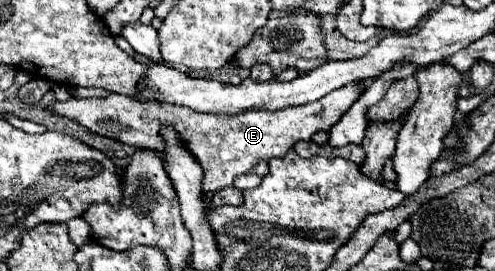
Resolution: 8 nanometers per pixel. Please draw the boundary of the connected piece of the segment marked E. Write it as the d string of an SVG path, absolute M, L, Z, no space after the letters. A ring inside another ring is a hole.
M350 83L340 87L338 91L328 93L320 101L306 103L302 107L284 107L282 111L250 109L238 115L206 115L190 111L188 107L178 107L160 101L138 101L126 95L108 95L92 99L70 97L68 101L54 101L54 105L44 107L42 111L54 117L68 117L98 135L118 139L136 149L148 147L156 151L164 149L158 129L162 123L170 123L184 139L186 147L194 151L194 157L204 169L202 189L206 193L214 193L218 189L230 187L238 175L252 171L258 161L284 157L294 147L294 143L312 141L312 135L320 131L330 131L330 127L356 103L362 91L364 83Z

